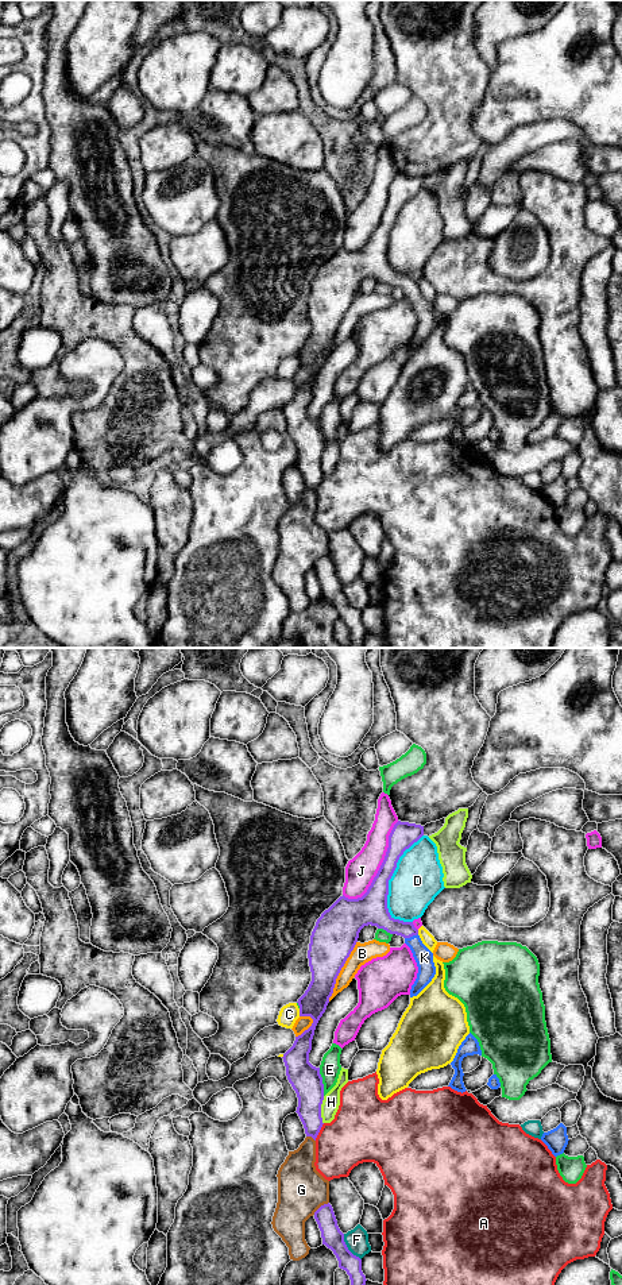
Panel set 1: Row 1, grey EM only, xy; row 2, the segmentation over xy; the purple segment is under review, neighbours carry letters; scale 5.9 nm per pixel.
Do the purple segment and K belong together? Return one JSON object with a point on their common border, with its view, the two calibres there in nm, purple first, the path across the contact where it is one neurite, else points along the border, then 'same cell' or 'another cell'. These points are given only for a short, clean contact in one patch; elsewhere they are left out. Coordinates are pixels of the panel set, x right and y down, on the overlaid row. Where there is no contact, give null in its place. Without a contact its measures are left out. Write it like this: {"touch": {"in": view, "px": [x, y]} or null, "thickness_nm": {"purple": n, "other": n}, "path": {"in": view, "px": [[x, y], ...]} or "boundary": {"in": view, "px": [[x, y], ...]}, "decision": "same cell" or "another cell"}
{"touch": {"in": "xy", "px": [410, 936]}, "thickness_nm": {"purple": 160, "other": 110}, "path": {"in": "xy", "px": [[375, 913], [410, 936], [424, 957]]}, "decision": "same cell"}

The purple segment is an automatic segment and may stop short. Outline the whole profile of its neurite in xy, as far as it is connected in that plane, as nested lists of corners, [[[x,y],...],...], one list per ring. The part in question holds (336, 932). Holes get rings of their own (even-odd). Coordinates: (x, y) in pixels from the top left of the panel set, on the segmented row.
[[[398,821],[390,836],[385,860],[367,892],[358,899],[340,896],[317,919],[308,950],[312,981],[298,999],[300,1016],[310,1016],[312,1026],[295,1037],[293,1046],[283,1054],[286,1076],[298,1097],[297,1114],[306,1137],[314,1141],[322,1127],[321,1104],[324,1084],[320,1068],[309,1062],[316,1026],[327,1010],[336,979],[354,950],[364,926],[376,926],[405,938],[418,966],[410,989],[417,996],[434,977],[433,953],[422,944],[413,922],[394,919],[387,908],[389,880],[399,857],[424,836],[424,826]]]

